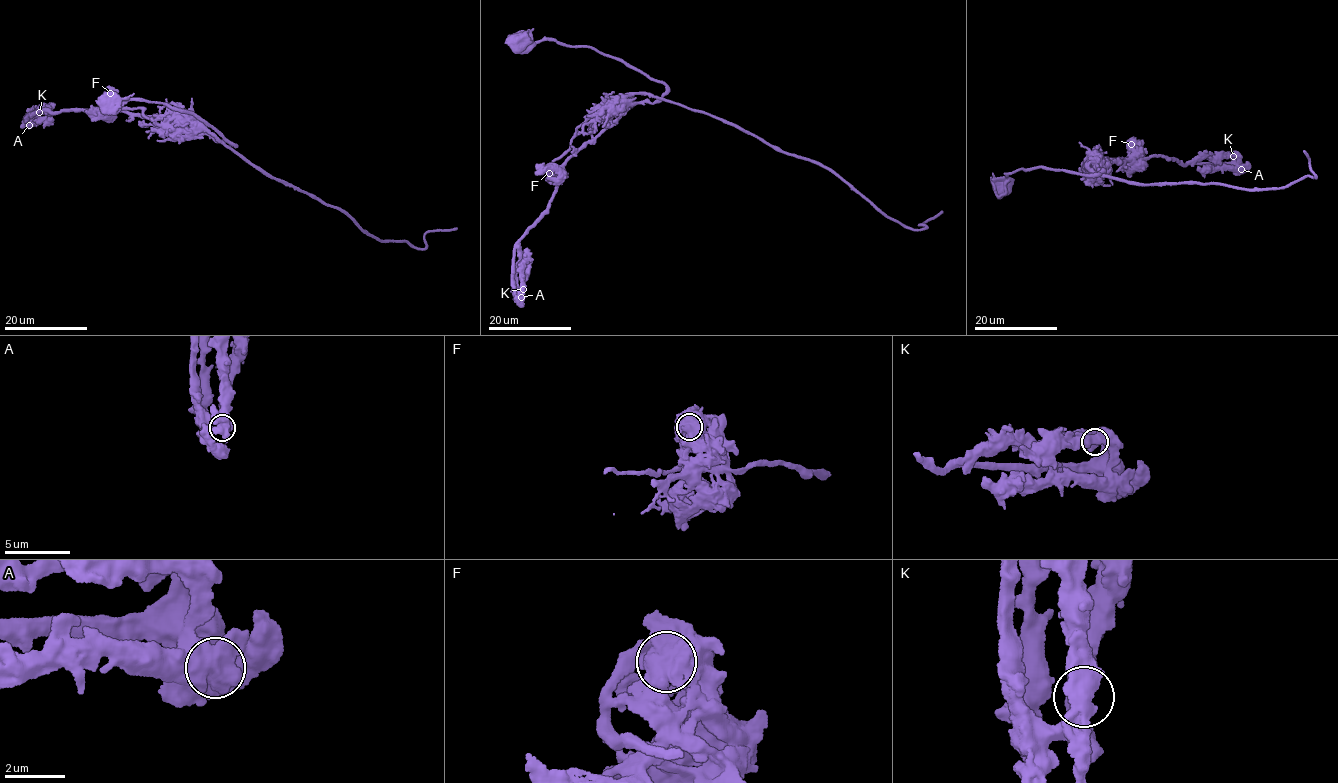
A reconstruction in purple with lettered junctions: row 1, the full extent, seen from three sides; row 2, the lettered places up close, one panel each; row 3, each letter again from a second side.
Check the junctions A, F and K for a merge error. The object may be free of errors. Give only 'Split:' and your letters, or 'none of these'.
Split: F

